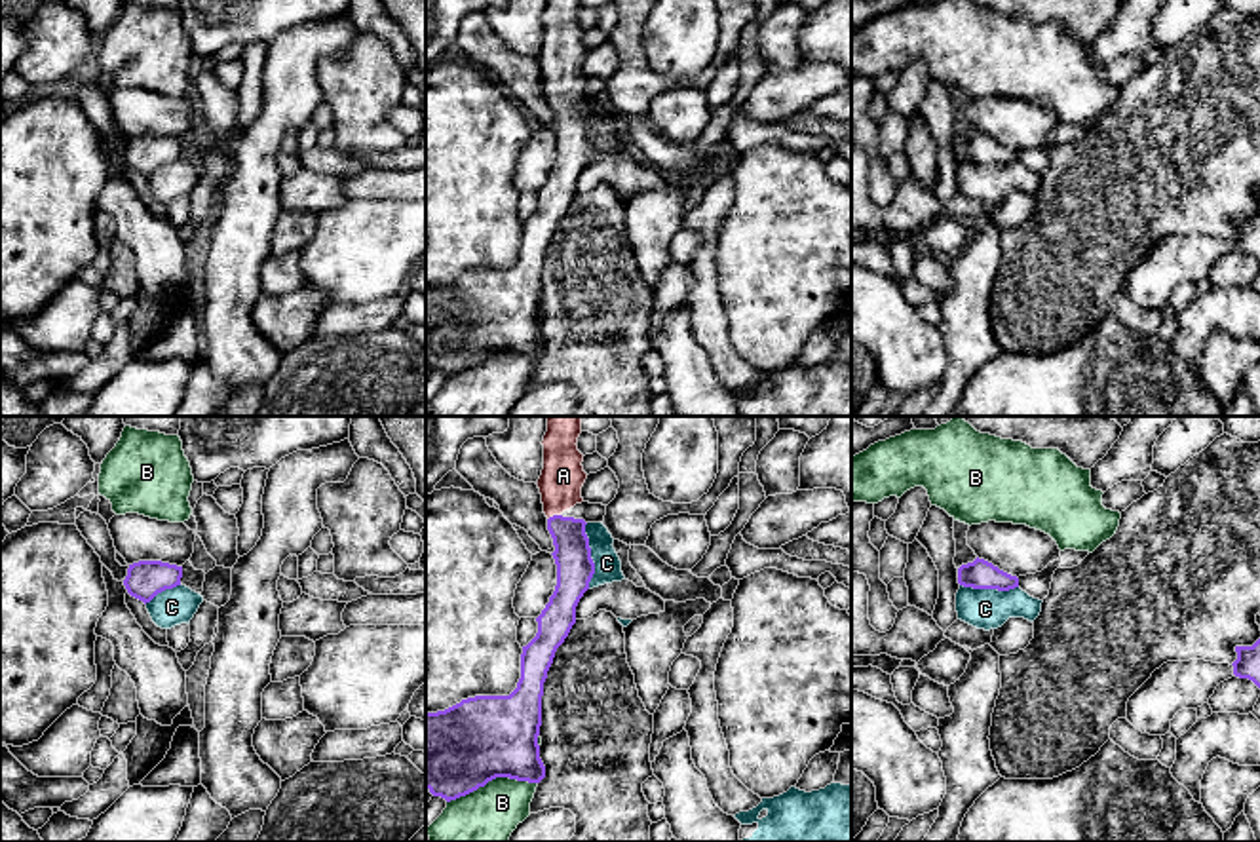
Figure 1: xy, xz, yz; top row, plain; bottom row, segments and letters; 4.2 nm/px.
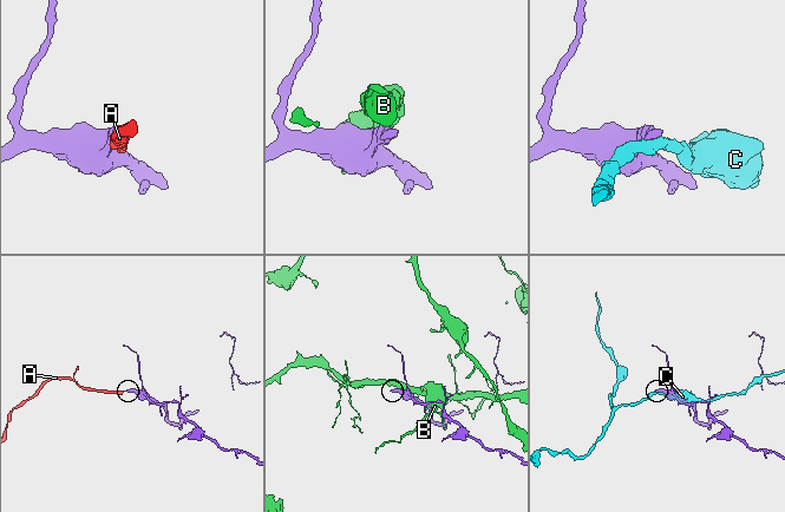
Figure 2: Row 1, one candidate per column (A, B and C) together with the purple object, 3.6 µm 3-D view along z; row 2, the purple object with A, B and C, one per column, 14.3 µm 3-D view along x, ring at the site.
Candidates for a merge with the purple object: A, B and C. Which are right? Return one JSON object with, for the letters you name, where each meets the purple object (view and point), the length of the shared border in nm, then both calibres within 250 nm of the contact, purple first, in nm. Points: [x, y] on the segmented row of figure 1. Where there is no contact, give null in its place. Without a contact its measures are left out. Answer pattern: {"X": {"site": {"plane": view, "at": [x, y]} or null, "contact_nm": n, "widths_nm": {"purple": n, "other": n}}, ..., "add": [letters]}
{"A": {"site": {"plane": "xz", "at": [553, 516]}, "contact_nm": 60, "widths_nm": {"purple": 160, "other": 180}}, "add": ["A"]}

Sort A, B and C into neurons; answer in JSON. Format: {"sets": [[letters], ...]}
{"sets": [["A"], ["B"], ["C"]]}

